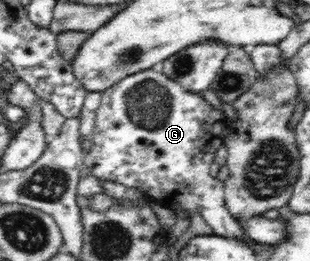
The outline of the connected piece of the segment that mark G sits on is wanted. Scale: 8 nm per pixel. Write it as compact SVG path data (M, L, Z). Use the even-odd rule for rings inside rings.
M159 67L138 71L102 92L101 104L96 111L93 145L84 153L83 165L90 167L92 175L100 181L110 180L138 188L150 201L170 207L174 212L180 209L189 215L200 214L220 237L251 241L225 206L223 182L210 175L214 154L225 143L231 131L230 123L221 109L210 106L202 95L184 91L174 80L166 78Z

